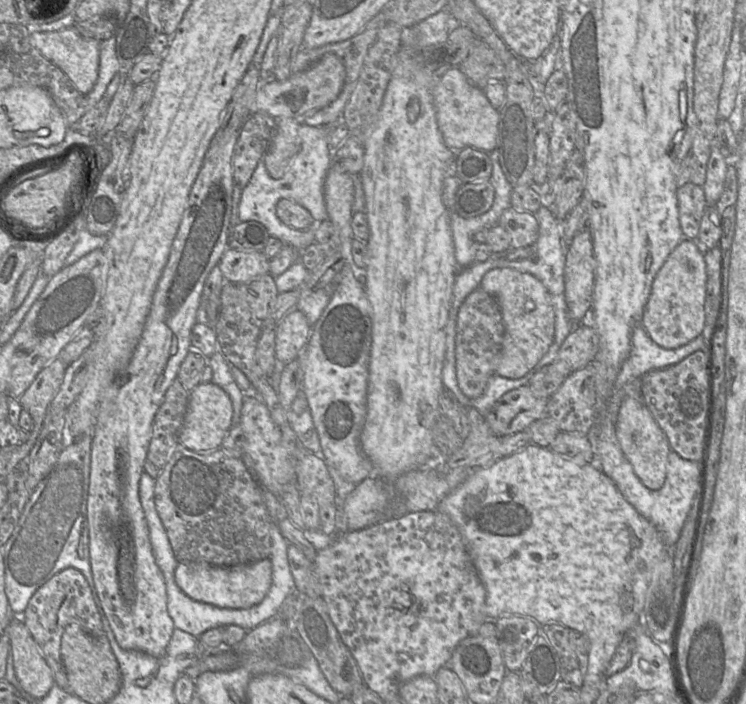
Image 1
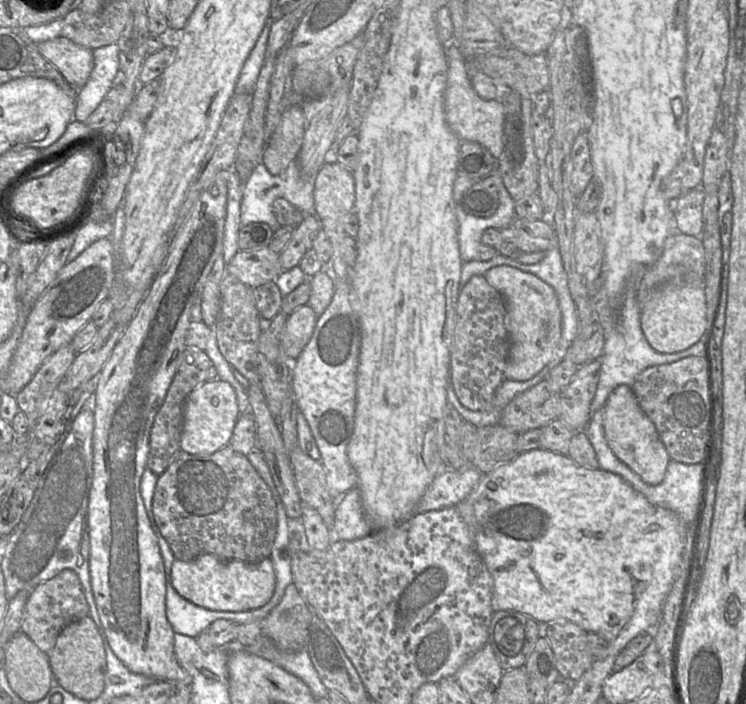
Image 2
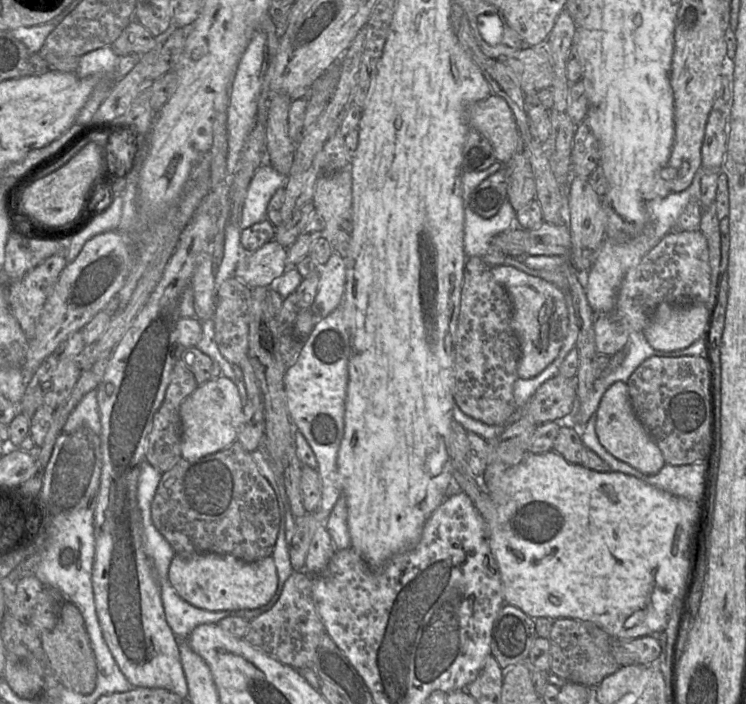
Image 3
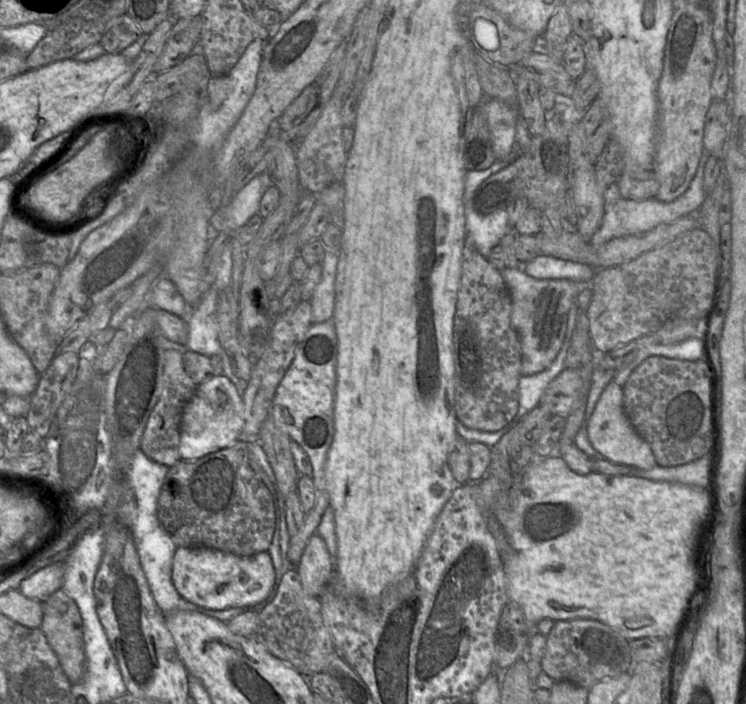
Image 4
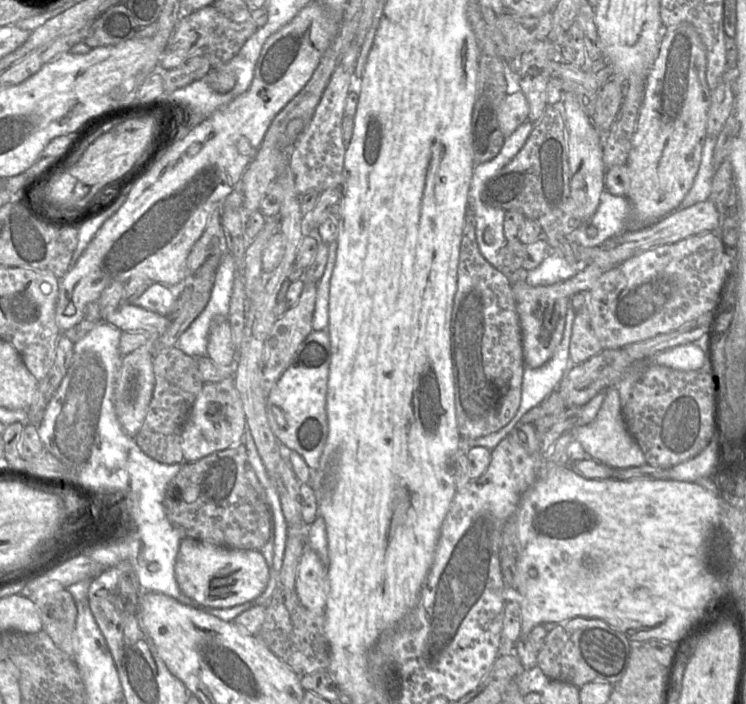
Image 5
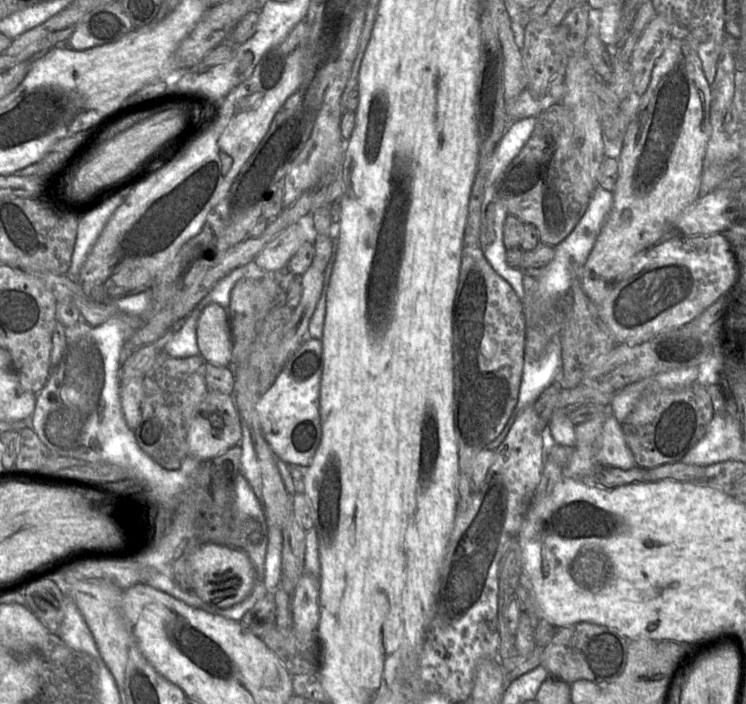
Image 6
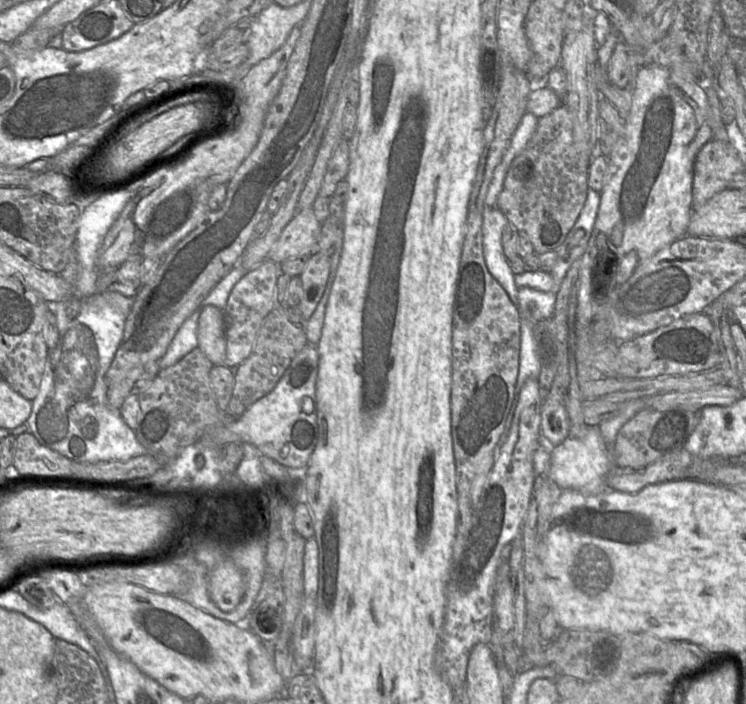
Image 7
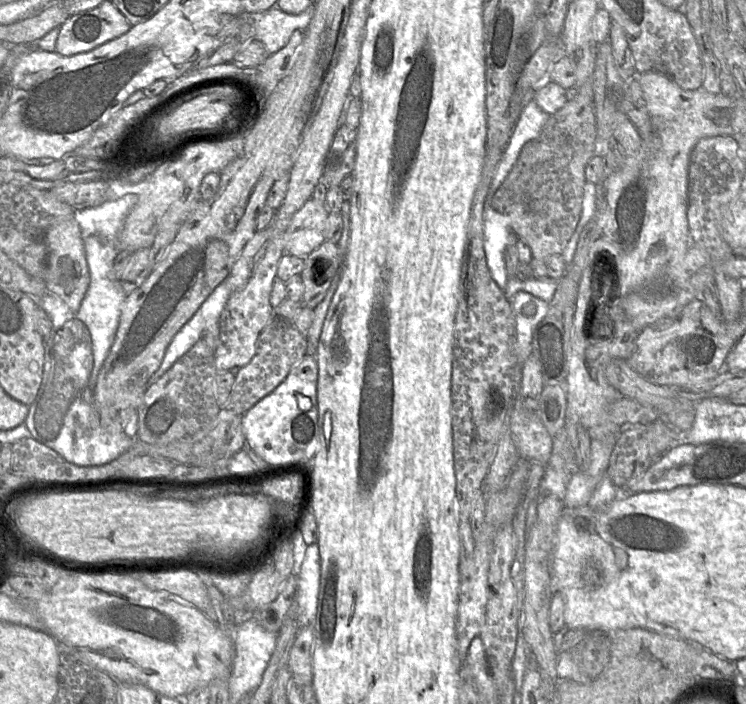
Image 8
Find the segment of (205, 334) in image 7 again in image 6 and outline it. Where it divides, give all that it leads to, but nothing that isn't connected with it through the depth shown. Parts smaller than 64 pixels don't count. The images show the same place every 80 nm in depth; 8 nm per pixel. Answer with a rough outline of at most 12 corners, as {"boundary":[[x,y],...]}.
{"boundary":[[210,303],[197,322],[202,358],[232,362],[228,312]]}

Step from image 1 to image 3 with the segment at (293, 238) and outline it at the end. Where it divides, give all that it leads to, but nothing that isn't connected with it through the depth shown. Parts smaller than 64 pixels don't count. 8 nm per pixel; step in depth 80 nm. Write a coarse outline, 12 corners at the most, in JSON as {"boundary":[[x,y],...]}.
{"boundary":[[271,165],[255,171],[241,229],[266,219],[269,200],[287,176]]}

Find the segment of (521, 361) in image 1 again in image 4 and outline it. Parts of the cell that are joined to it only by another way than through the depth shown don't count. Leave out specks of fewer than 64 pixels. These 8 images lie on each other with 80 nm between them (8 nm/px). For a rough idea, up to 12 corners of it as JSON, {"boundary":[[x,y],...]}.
{"boundary":[[500,272],[521,341],[521,373],[556,359],[569,311],[591,283]]}

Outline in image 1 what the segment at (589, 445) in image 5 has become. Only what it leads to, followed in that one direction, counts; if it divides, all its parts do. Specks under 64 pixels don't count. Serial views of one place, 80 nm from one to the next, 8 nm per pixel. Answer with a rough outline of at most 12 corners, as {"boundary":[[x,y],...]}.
{"boundary":[[642,397],[623,398],[615,433],[650,490],[666,479],[671,448]]}

